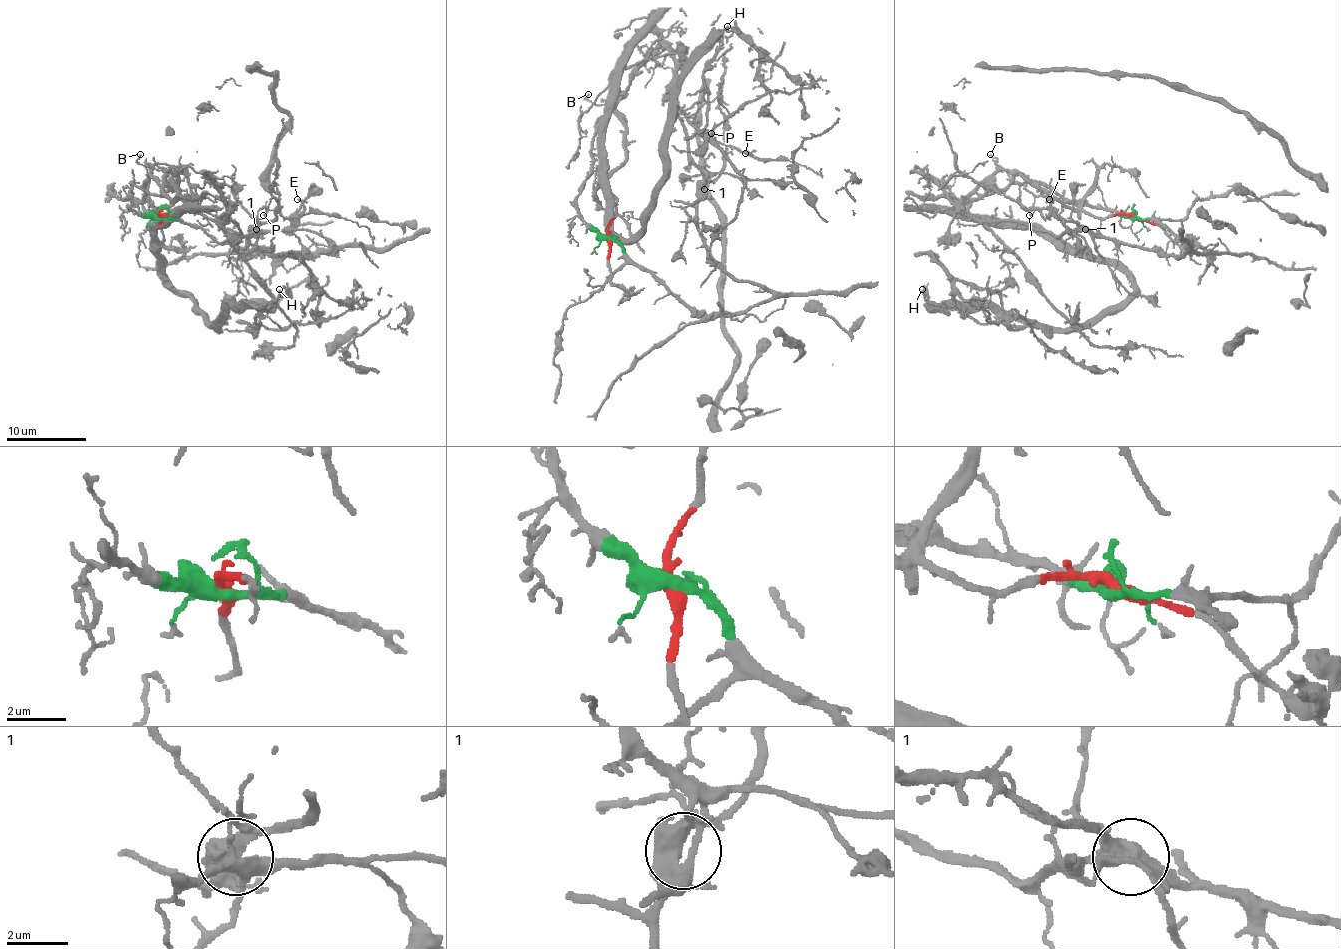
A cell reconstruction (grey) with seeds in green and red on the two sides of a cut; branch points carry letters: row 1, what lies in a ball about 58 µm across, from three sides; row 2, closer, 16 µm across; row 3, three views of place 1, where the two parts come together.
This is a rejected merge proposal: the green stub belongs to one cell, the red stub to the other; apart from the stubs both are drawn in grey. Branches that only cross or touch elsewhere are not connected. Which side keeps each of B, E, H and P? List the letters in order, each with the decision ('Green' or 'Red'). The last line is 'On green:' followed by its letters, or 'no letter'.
B: Red
E: Green
H: Red
P: Green
On green: E, P

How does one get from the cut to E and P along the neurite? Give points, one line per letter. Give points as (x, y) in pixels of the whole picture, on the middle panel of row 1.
E: (608, 238), (698, 310), (766, 302), (698, 227), (698, 195), (746, 153)
P: (608, 238), (708, 314), (744, 314), (772, 296), (738, 282), (698, 227), (698, 195), (726, 151), (712, 133)

